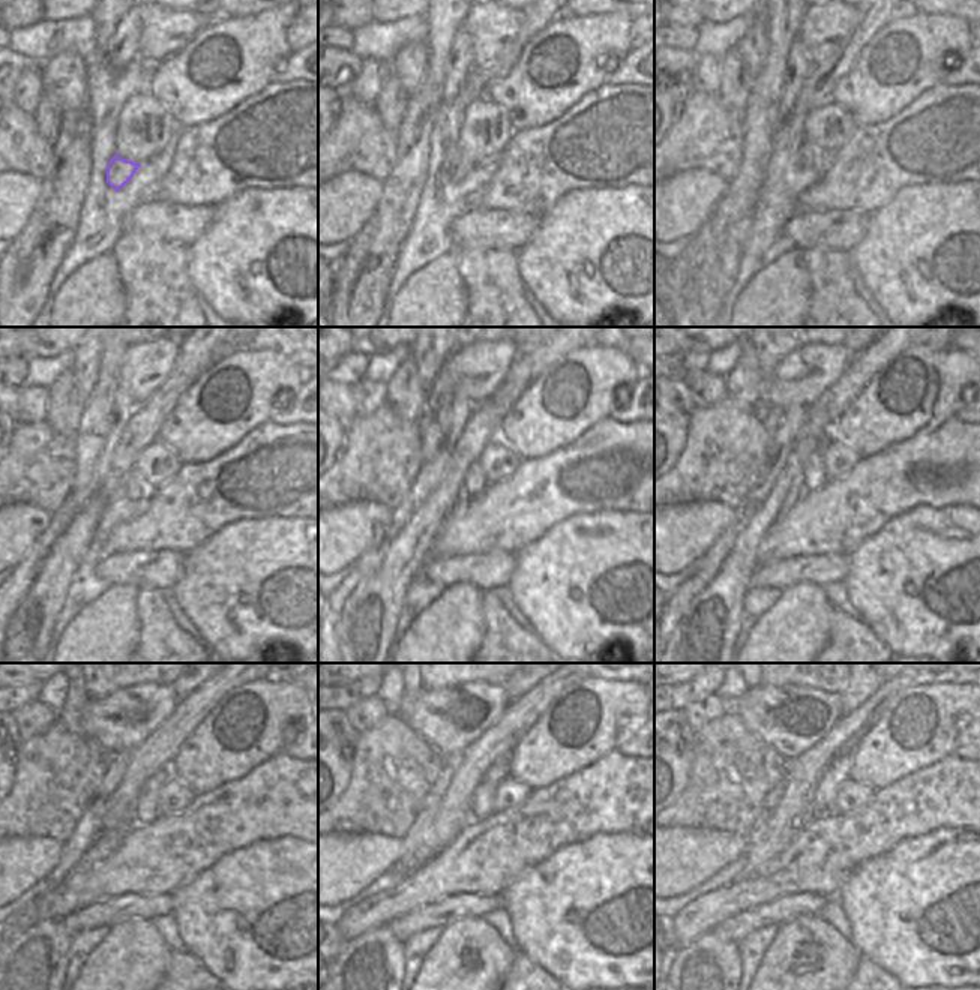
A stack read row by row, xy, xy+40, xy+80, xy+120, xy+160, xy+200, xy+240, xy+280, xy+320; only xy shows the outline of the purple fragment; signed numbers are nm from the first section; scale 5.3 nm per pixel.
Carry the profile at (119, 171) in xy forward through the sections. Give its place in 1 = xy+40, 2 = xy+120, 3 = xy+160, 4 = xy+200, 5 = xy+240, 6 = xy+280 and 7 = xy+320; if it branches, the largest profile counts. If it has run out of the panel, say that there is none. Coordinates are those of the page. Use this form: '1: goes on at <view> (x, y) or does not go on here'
1: goes on at xy+40 (456, 167)
2: goes on at xy+120 (135, 486)
3: goes on at xy+160 (474, 482)
4: goes on at xy+200 (814, 476)
5: goes on at xy+240 (147, 800)
6: goes on at xy+280 (483, 794)
7: goes on at xy+320 (838, 770)

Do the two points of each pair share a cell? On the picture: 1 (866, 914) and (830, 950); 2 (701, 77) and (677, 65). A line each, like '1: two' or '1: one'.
1: two
2: two

